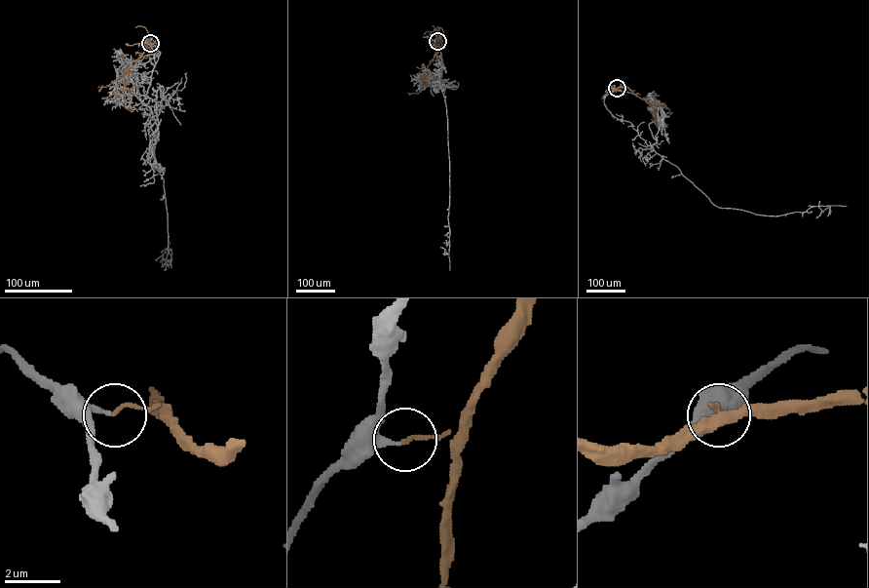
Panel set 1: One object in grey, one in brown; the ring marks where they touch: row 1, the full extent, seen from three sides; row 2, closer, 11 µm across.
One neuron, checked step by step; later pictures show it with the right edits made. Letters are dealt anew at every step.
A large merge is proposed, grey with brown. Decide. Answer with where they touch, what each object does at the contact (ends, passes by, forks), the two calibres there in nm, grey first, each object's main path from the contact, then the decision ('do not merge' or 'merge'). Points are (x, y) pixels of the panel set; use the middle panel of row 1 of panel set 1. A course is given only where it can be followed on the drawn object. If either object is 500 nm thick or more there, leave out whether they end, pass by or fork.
at (437, 41); grey ends there; brown ends there; 180 nm thick on the grey side, 130 nm on the other; grey runs (437, 41), (443, 32), (439, 27), (434, 41), (442, 62), (439, 86), (447, 119), (450, 270); brown runs (437, 41), (435, 54), (428, 65), (422, 89), (418, 93), (408, 93); do not merge

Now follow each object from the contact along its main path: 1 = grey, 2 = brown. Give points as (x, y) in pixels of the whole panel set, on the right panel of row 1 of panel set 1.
1: (617, 88), (606, 96), (606, 108), (629, 122), (648, 145), (716, 206), (777, 215), (813, 206), (846, 206)
2: (617, 88), (628, 88), (653, 108), (656, 103), (665, 106), (669, 109), (668, 115)

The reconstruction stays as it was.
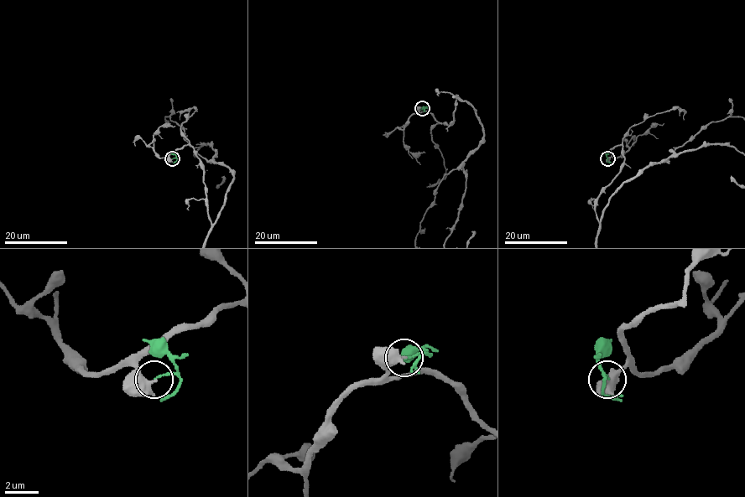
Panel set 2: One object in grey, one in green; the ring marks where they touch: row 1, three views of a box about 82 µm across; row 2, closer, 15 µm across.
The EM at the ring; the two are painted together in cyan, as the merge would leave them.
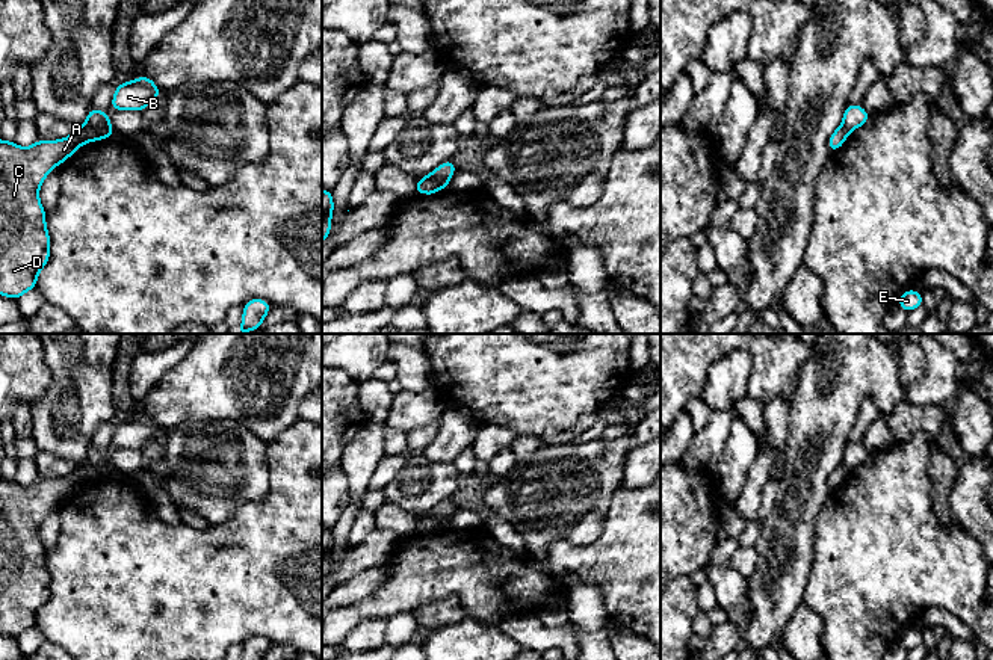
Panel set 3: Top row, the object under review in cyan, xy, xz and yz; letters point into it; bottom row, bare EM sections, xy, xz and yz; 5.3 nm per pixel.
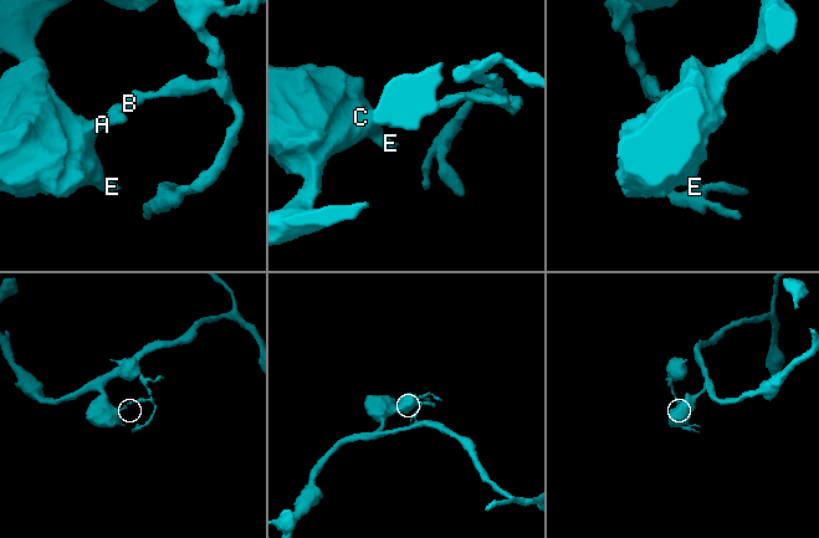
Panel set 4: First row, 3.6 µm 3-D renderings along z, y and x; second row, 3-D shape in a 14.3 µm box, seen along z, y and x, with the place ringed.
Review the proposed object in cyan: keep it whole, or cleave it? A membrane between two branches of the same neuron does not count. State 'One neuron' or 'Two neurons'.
Two neurons

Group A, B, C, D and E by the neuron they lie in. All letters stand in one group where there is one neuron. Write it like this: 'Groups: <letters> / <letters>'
Groups: A C D E / B

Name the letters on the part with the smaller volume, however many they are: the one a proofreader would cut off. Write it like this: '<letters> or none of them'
B

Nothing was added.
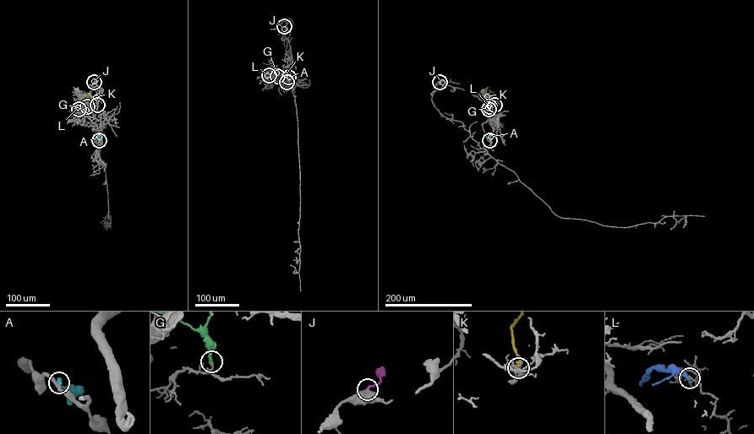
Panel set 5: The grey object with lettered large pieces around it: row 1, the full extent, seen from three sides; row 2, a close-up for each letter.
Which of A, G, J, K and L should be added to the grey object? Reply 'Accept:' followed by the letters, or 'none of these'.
Accept: none of these

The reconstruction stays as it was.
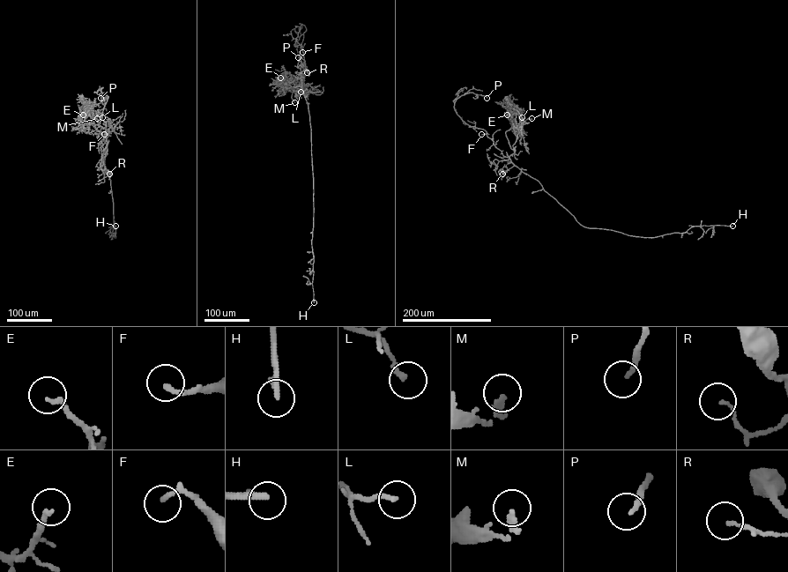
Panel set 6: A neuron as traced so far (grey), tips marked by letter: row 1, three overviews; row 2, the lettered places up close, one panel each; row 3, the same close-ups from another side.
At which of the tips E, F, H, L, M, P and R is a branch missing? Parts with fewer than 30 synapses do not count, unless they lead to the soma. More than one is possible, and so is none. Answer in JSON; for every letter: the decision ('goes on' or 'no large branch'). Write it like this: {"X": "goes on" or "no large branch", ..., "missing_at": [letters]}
{"E": "no large branch", "F": "goes on", "H": "goes on", "L": "no large branch", "M": "goes on", "P": "no large branch", "R": "no large branch", "missing_at": ["F", "H", "M"]}

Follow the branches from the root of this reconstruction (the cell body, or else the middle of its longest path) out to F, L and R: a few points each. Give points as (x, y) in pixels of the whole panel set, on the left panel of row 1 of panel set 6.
F: (112, 197), (110, 180), (104, 169), (107, 143), (104, 134)
L: (112, 197), (110, 180), (104, 169), (106, 144), (92, 122), (91, 117), (99, 114), (102, 117)
R: (112, 197), (110, 180), (104, 166), (102, 171), (107, 170), (109, 174)

